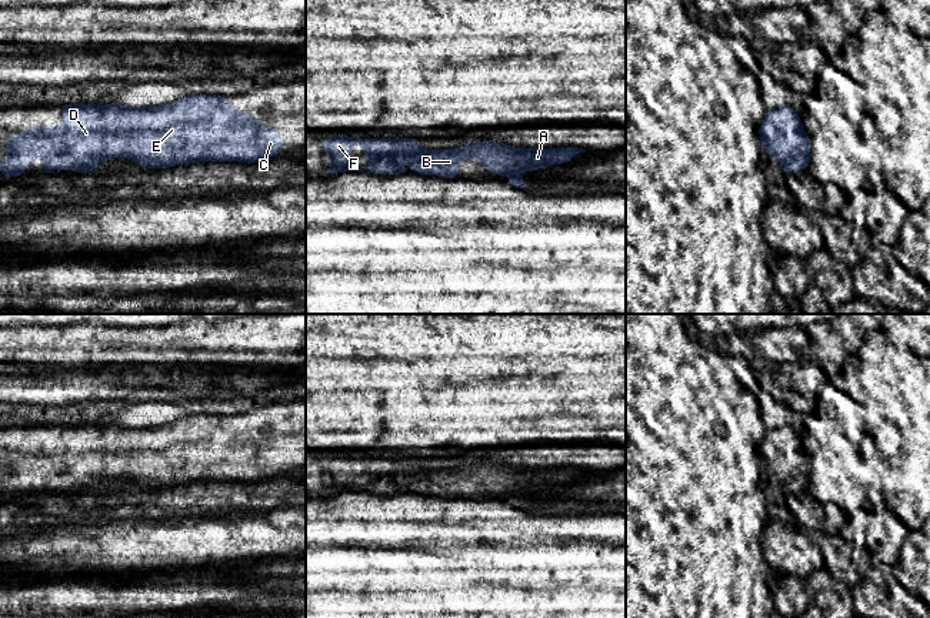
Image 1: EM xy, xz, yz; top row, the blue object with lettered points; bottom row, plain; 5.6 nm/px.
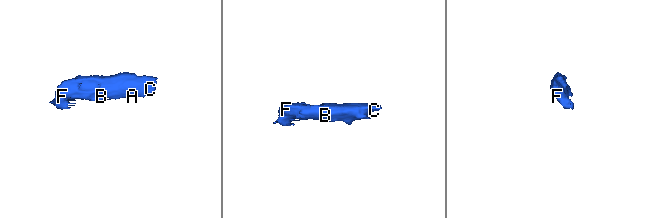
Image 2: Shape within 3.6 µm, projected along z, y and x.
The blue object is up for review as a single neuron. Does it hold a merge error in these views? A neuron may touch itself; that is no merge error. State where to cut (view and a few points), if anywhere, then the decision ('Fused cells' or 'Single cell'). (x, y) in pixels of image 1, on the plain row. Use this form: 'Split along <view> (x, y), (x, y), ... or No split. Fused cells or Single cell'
No split. Single cell

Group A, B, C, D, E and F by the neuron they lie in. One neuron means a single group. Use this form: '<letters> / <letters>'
A B C D E F

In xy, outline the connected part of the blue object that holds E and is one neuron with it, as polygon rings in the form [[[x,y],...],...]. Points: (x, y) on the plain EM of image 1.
[[[186,415],[150,427],[66,422],[61,431],[61,447],[41,444],[6,460],[9,474],[0,482],[4,497],[24,495],[24,488],[37,478],[44,481],[44,490],[36,492],[63,488],[94,492],[100,482],[110,478],[130,478],[143,487],[166,488],[194,481],[257,482],[283,470],[281,452],[264,447],[249,432],[233,430],[226,415]]]

